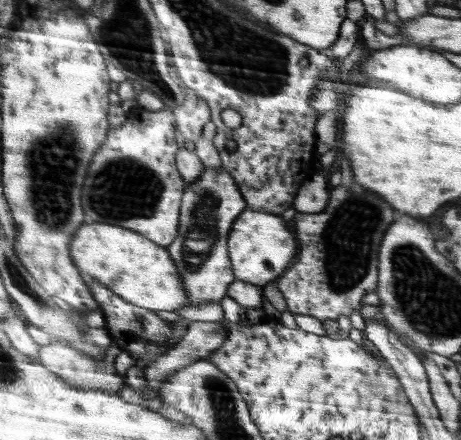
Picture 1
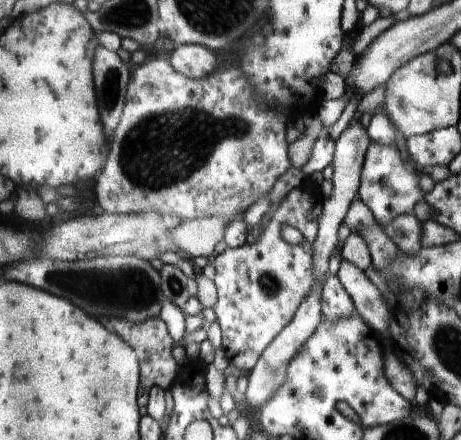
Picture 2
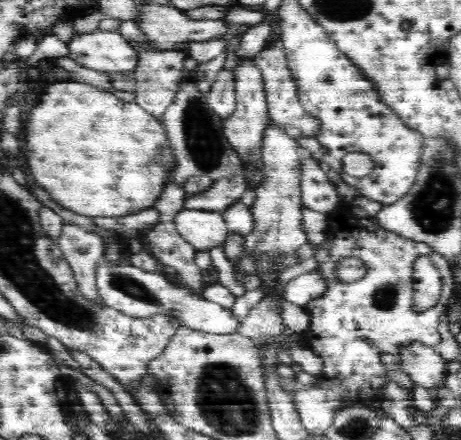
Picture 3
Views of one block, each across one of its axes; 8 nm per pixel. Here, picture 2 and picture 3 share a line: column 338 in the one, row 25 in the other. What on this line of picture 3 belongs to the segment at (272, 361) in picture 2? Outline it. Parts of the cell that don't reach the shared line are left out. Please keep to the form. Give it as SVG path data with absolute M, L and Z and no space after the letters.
M140 4L140 10L144 10L144 20L140 22L140 28L148 34L150 46L158 52L162 50L174 50L176 44L182 44L186 40L198 40L198 42L208 42L208 40L226 40L228 44L236 44L246 30L252 26L246 22L242 24L230 24L228 18L222 20L190 20L186 12L176 10L174 6L158 6L158 4Z

